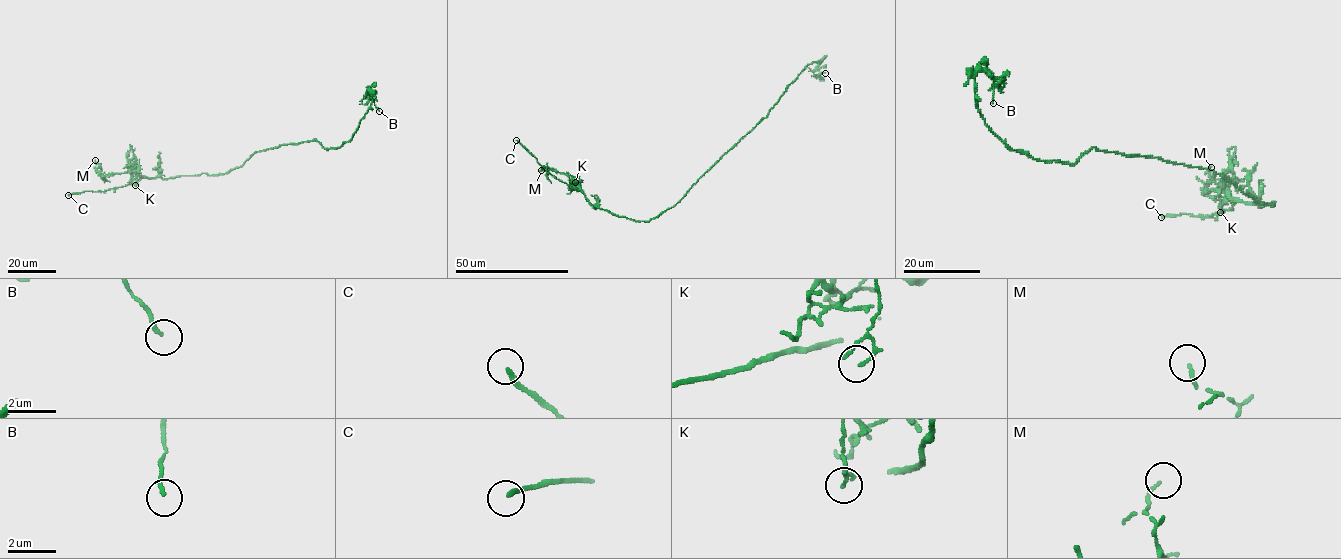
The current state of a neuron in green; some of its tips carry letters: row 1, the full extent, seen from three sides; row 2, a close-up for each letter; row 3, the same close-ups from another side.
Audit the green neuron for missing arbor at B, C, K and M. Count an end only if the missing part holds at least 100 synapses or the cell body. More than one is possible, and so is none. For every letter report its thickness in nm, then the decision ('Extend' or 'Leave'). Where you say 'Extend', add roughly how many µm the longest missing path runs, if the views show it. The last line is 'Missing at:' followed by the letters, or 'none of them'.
B: Thickness 130 nm. Leave
C: Thickness 200 nm. Extend. Missing length about 15 µm
K: Thickness 120 nm. Leave
M: Thickness 140 nm. Leave
Missing at: C

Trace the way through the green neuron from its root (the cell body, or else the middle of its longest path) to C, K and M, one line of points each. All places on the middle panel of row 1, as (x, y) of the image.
C: (701, 177), (674, 206), (648, 221), (634, 221), (592, 205), (581, 191), (551, 175), (516, 140)
K: (701, 177), (678, 202), (648, 221), (618, 217), (592, 205), (571, 180), (578, 181), (575, 182)
M: (701, 177), (674, 206), (648, 221), (634, 221), (592, 205), (566, 174), (545, 167), (541, 170)

